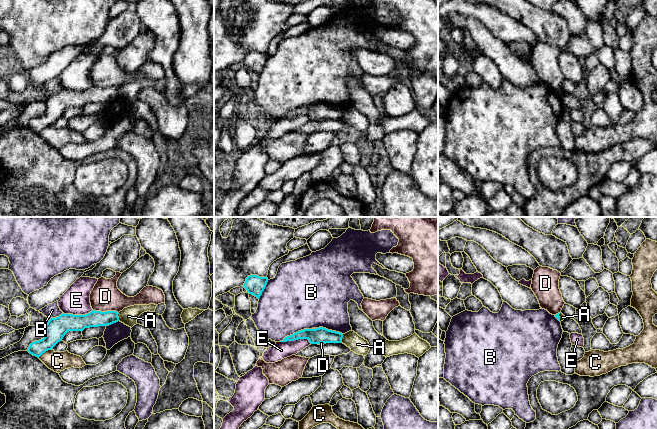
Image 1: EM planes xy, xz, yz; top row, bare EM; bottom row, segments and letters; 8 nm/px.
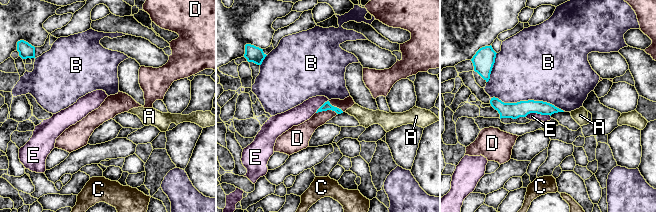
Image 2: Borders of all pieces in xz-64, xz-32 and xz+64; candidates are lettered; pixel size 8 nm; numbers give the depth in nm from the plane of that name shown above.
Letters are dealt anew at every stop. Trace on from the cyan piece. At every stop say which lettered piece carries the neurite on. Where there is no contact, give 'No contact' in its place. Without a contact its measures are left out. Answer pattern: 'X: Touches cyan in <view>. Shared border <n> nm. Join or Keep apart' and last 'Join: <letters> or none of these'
A: Touches cyan in xy. Shared border 60 nm. Keep apart
B: Touches cyan in xz. Shared border 280 nm. Keep apart
C: Touches cyan in xy. Shared border 130 nm. Keep apart
D: Touches cyan in xy. Shared border 220 nm. Keep apart
E: Touches cyan in xz. Shared border 260 nm. Keep apart
Join: none of these

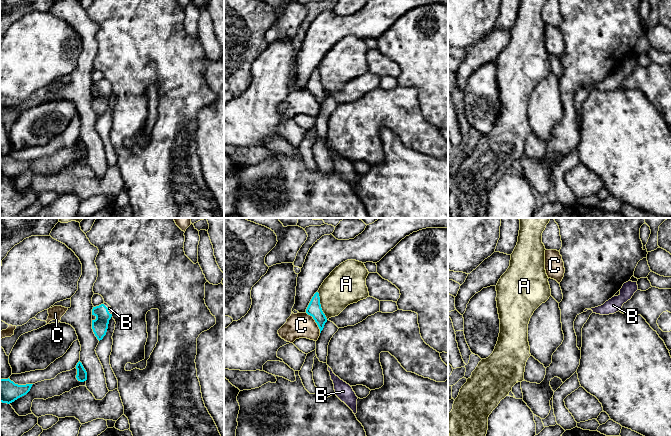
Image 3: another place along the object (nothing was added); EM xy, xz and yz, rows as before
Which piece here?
A: Touches cyan in xz. Shared border 240 nm. Keep apart
B: Touches cyan in xy. Shared border 120 nm. Join
C: Touches cyan in xz. Shared border 200 nm. Keep apart
Join: B

